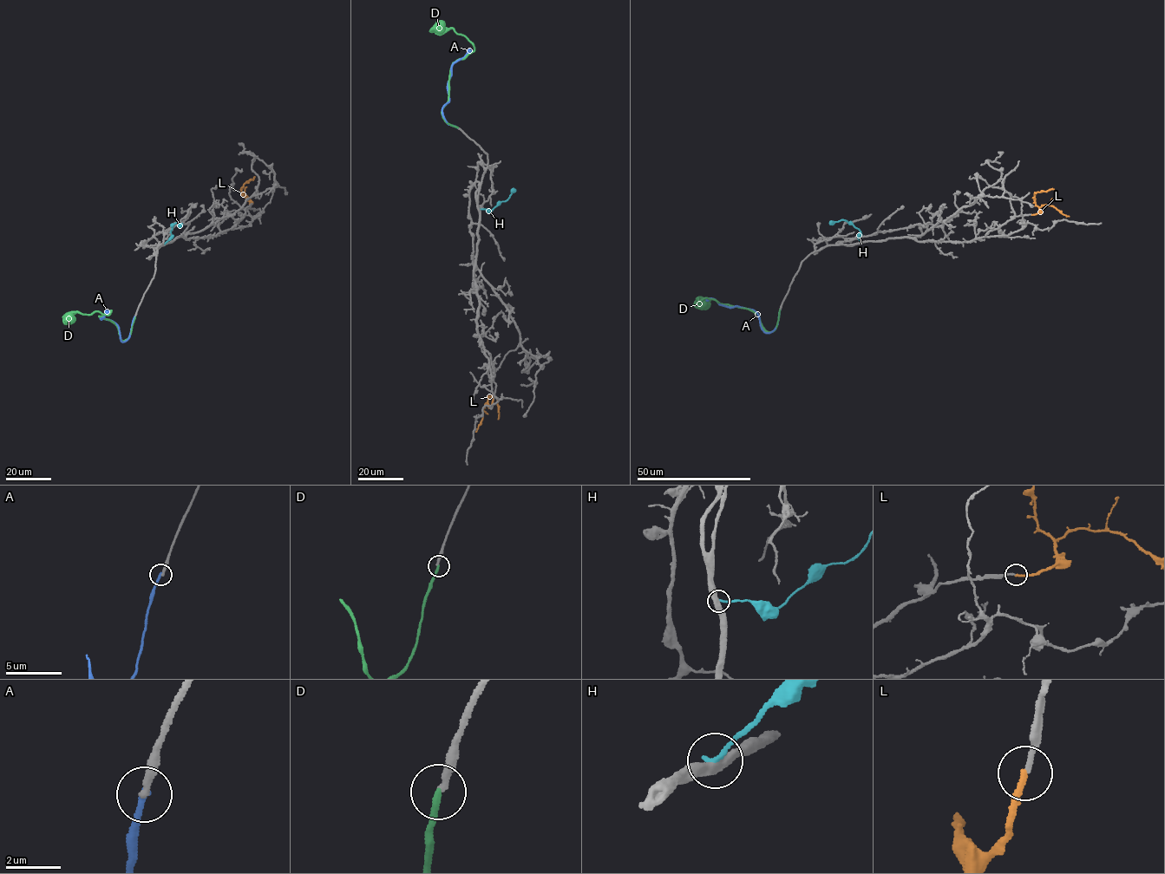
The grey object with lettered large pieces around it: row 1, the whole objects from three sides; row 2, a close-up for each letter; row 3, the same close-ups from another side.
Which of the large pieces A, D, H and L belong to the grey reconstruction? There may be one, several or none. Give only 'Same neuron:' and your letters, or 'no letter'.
Same neuron: L

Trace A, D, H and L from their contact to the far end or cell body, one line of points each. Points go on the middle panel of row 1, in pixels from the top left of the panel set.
A: (457, 127), (447, 123), (442, 109), (449, 100), (447, 89), (451, 66), (469, 49)
D: (458, 127), (448, 123), (441, 110), (448, 100), (451, 65), (473, 51), (474, 45), (453, 28), (429, 30)
H: (479, 209), (489, 212), (508, 198), (513, 188)
L: (494, 399), (489, 406), (487, 397), (494, 397), (497, 401), (498, 419)

